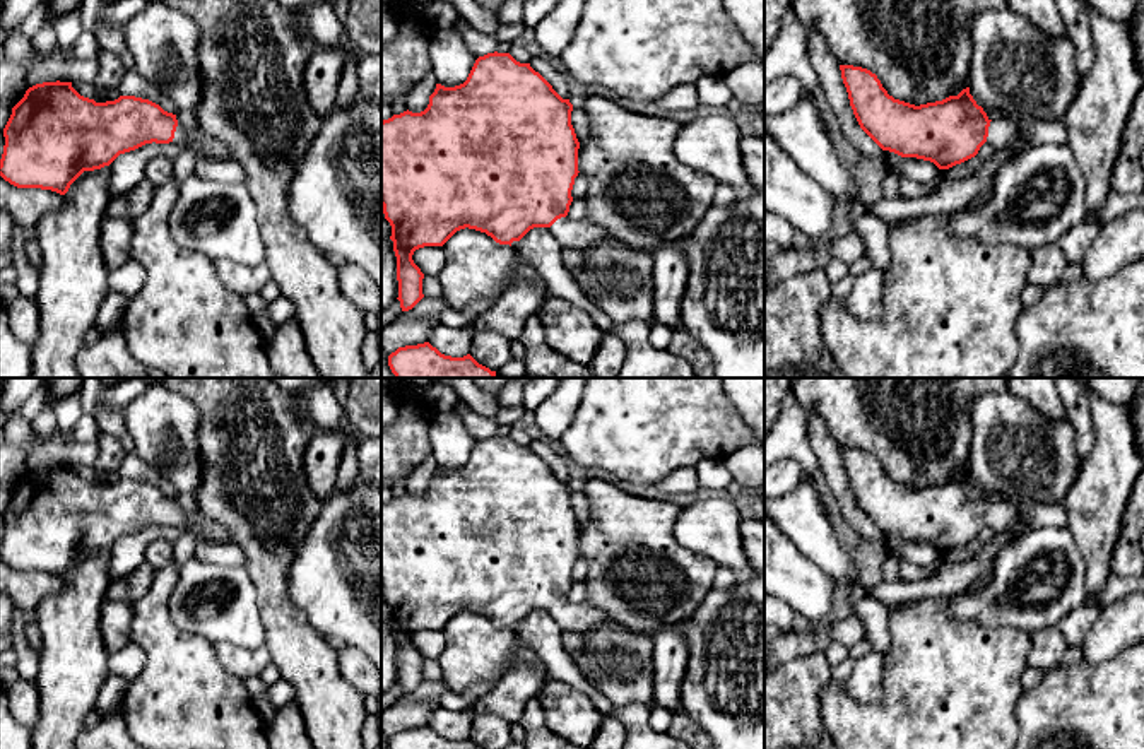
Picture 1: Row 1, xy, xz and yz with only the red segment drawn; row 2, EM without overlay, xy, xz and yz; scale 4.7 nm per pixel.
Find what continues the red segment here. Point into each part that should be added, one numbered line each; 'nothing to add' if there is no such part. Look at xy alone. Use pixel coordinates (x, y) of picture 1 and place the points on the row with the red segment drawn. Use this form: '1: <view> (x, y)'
1: xy (199, 142)

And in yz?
1: yz (1001, 130)

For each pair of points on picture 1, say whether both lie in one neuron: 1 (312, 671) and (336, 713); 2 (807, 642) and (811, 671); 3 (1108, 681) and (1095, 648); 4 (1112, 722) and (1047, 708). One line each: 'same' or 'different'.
1: same
2: different
3: different
4: same

